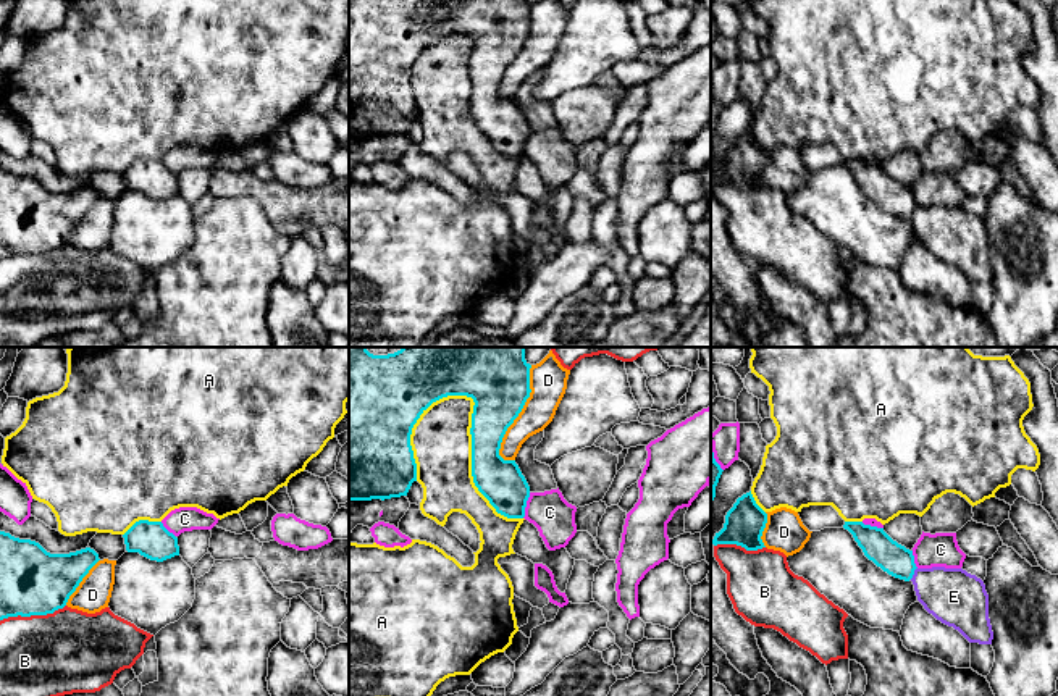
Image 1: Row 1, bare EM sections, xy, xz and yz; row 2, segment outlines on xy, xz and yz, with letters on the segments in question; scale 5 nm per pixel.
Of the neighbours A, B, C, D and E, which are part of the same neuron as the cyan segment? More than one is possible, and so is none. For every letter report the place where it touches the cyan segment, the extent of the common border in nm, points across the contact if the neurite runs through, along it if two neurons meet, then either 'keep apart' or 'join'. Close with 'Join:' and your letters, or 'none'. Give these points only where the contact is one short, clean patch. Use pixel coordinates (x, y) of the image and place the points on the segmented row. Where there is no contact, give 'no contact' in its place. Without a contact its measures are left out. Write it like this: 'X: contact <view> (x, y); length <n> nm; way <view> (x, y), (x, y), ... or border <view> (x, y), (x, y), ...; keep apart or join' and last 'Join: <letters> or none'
A: contact xz (472, 449); length 750 nm; keep apart
B: contact xy (33, 614); length 340 nm; keep apart
C: contact xz (525, 506); length 130 nm; keep apart
D: contact xz (519, 412); length 500 nm; keep apart
E: contact yz (913, 574); length 70 nm; border yz (916, 567), (910, 578); keep apart
Join: none

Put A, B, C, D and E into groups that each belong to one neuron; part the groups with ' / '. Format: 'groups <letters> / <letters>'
groups A / B / C / D / E

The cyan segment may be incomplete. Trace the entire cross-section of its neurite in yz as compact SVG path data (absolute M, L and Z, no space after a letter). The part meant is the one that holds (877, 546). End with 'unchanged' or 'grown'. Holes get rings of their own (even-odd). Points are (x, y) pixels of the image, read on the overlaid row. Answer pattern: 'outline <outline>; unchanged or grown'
outline M845 522L864 556L888 575L909 581L917 568L913 551L893 541L884 528L864 525L863 522Z; unchanged

